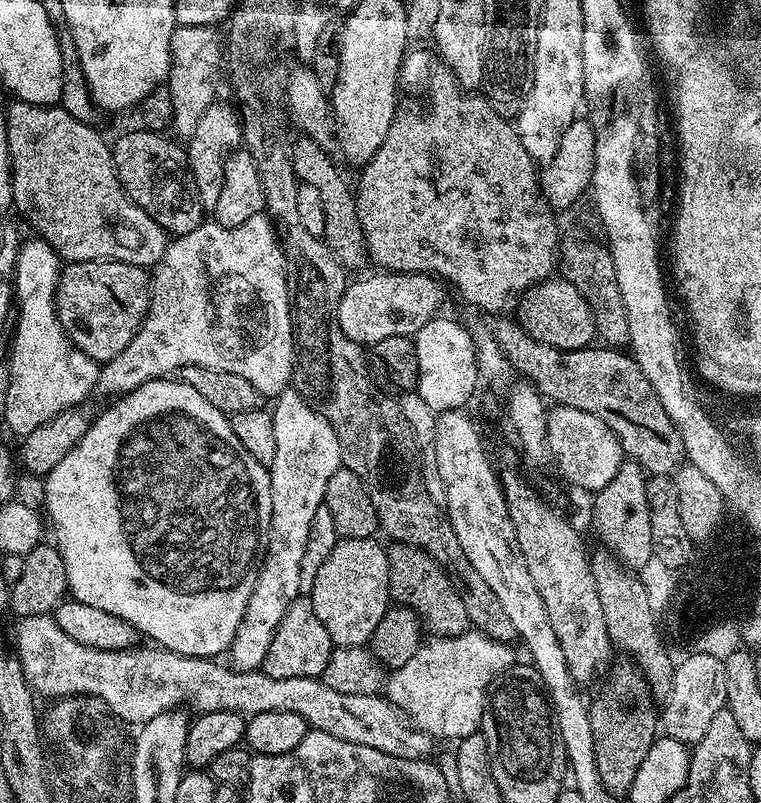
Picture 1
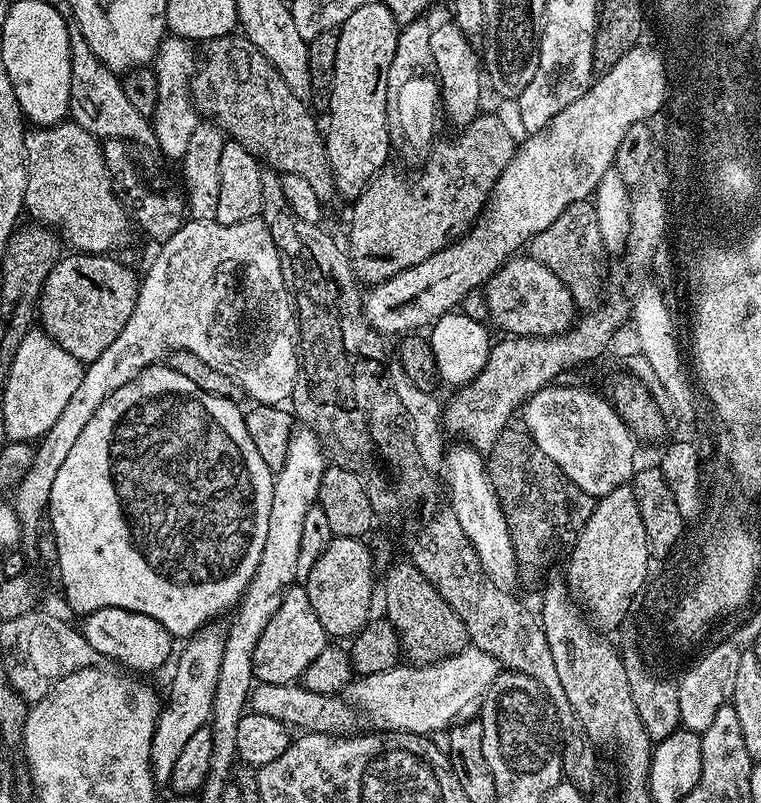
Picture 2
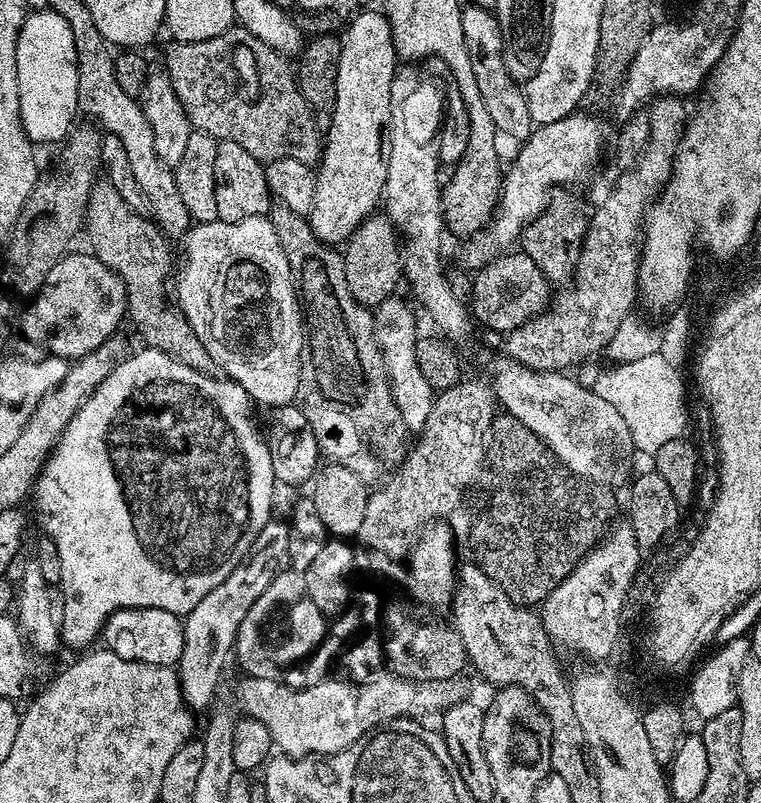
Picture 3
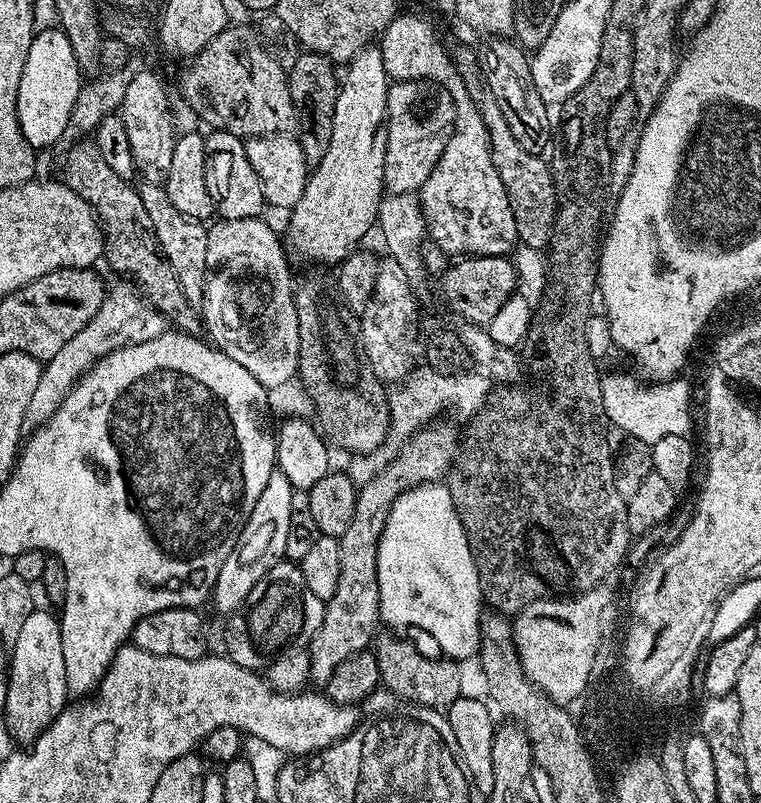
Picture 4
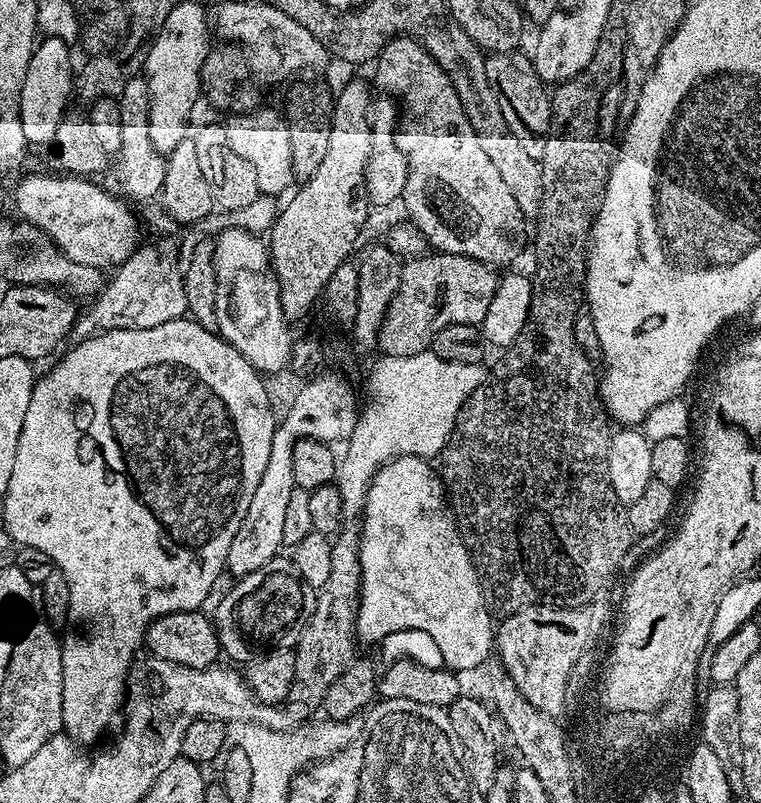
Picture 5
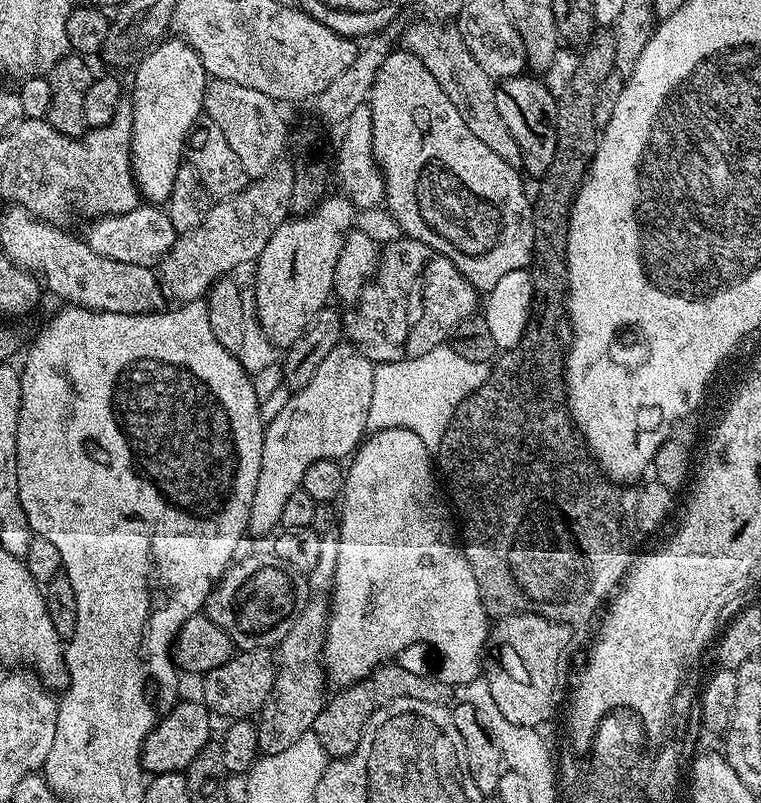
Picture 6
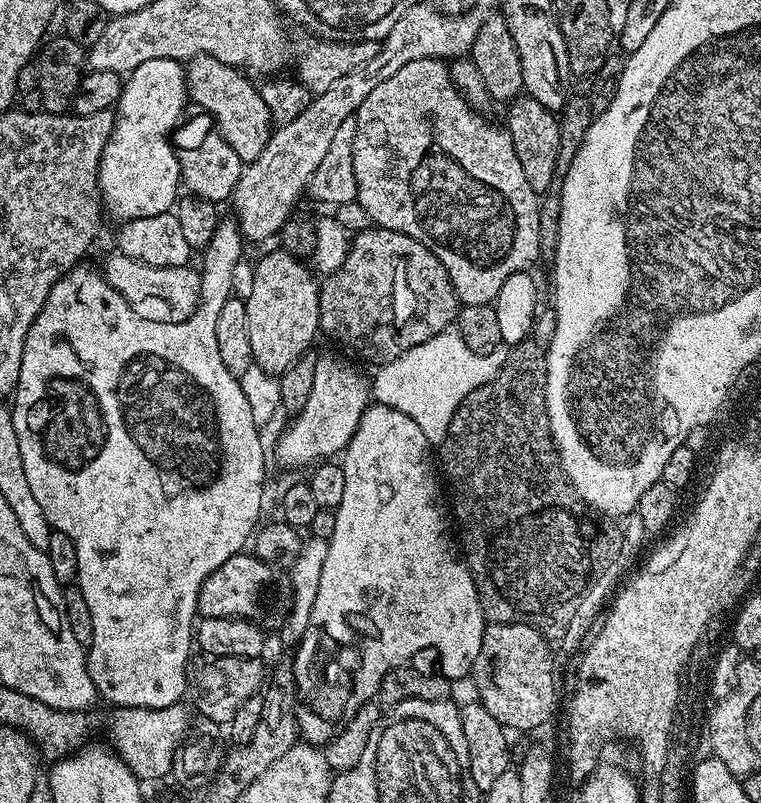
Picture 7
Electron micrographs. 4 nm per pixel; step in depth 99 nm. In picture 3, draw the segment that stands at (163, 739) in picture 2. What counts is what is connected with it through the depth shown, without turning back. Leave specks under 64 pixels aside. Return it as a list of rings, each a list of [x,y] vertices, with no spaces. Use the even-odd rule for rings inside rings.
[[[270,520],[259,532],[249,558],[241,561],[238,567],[231,571],[230,577],[210,590],[185,617],[182,658],[176,669],[180,678],[180,689],[189,709],[198,712],[205,707],[206,710],[213,703],[211,700],[216,692],[223,665],[231,659],[235,649],[238,626],[258,600],[258,595],[262,594],[273,580],[280,566],[278,564],[283,563],[287,553],[287,523]]]

